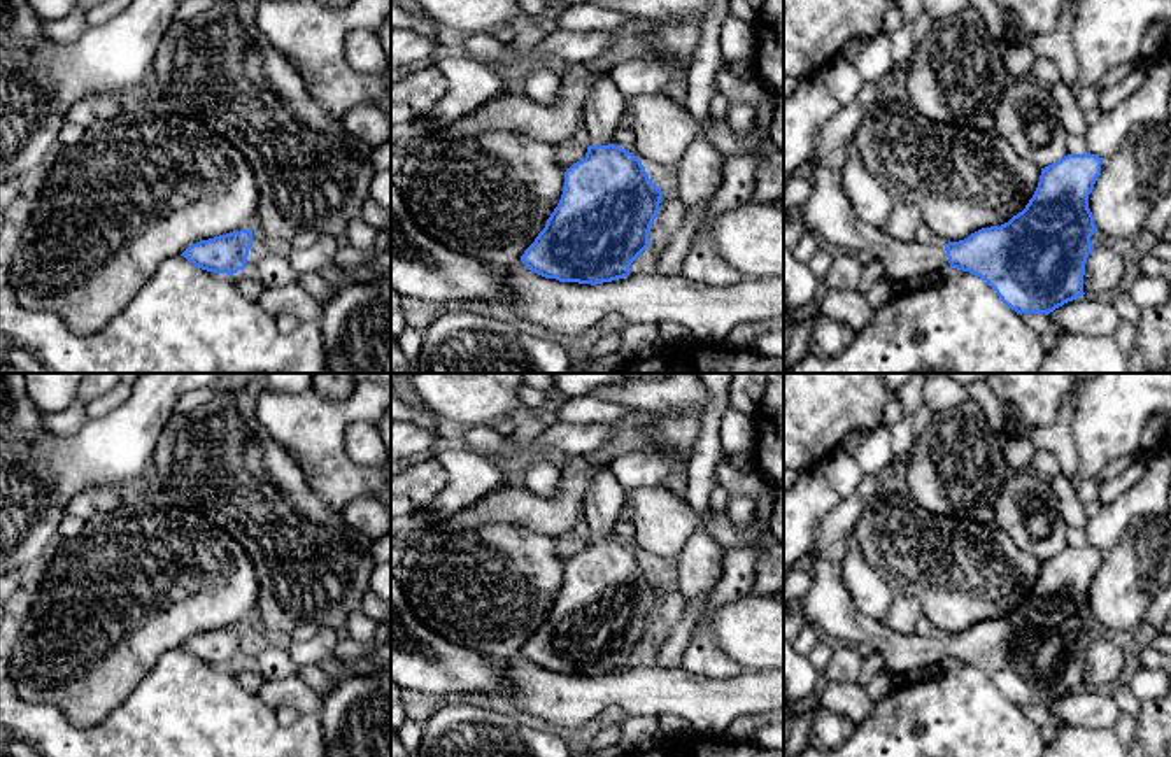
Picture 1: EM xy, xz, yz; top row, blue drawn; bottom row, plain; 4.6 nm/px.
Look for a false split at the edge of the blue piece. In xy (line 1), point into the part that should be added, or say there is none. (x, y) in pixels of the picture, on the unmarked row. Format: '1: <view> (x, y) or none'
1: none

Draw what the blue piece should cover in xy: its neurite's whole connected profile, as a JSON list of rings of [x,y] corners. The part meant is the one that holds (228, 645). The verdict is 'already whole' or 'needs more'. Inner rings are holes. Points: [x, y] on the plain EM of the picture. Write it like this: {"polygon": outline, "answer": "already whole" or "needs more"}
{"polygon": [[[240,622],[200,633],[189,638],[181,648],[202,662],[233,668],[245,661],[251,640],[252,622]]], "answer": "already whole"}

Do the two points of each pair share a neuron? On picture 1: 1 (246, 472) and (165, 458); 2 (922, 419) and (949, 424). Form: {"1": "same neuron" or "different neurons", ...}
{"1": "same neuron", "2": "different neurons"}

